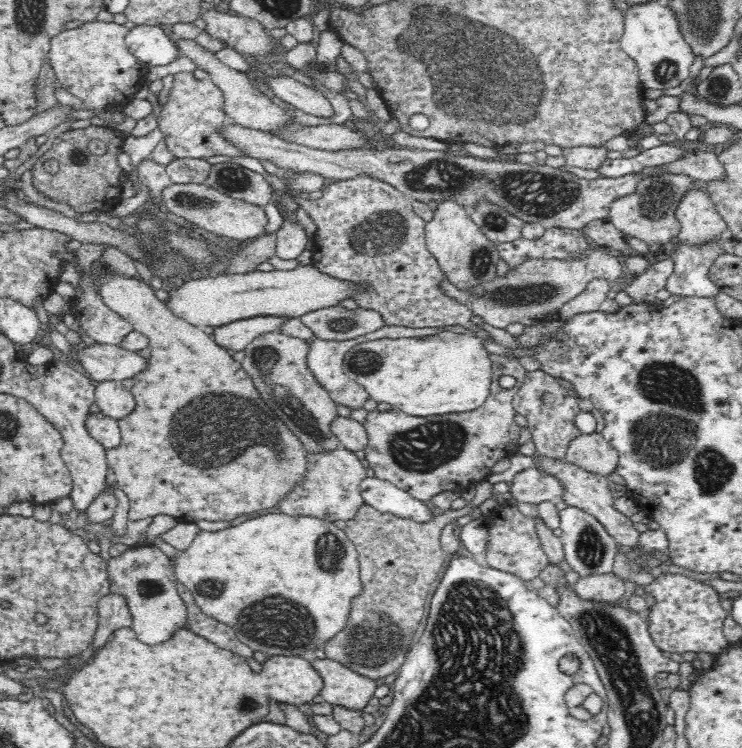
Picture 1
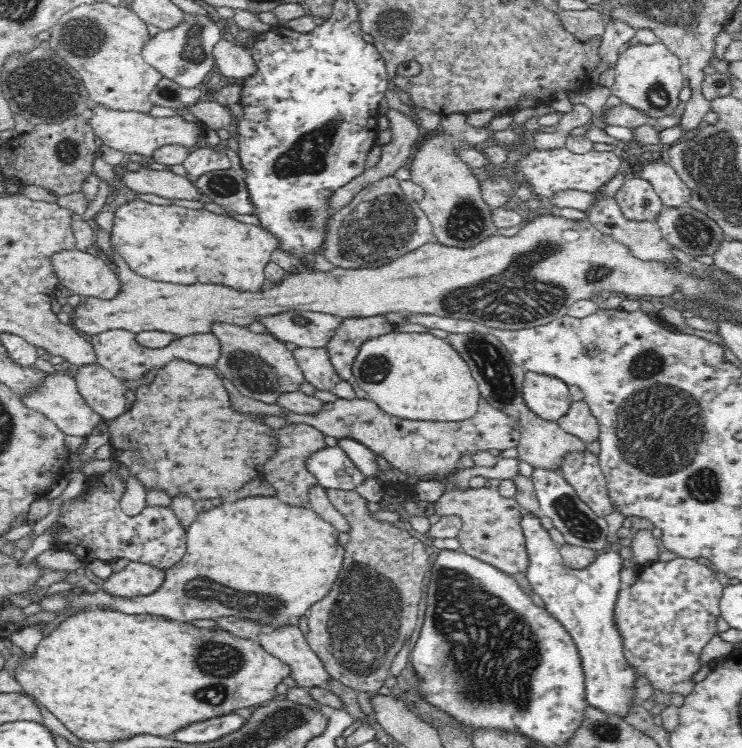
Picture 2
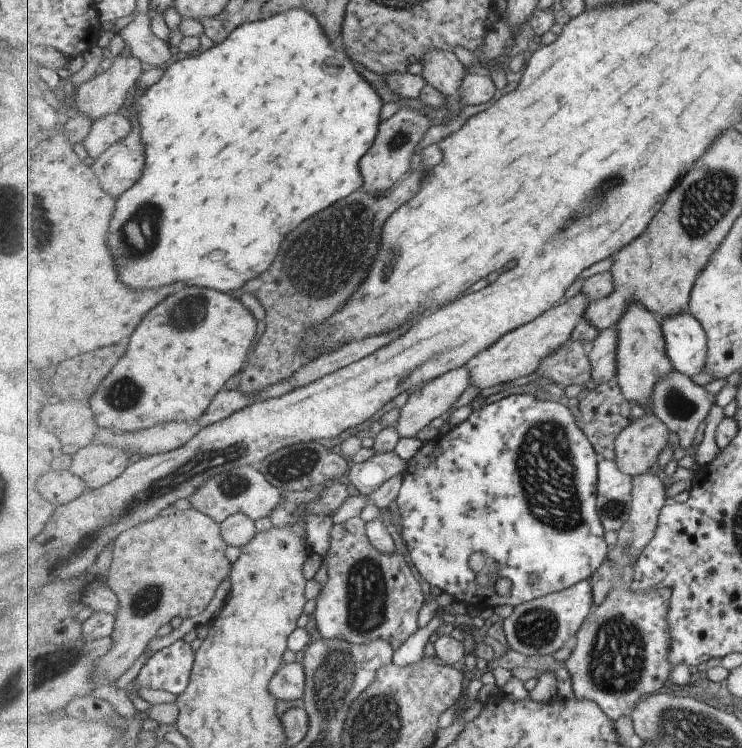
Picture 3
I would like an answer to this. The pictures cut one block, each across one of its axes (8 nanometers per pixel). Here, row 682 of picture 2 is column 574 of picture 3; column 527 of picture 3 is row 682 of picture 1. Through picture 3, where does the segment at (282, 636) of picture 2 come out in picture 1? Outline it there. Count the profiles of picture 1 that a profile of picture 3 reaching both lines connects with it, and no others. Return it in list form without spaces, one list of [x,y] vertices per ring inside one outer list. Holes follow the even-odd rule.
[[[314,659],[313,667],[323,678],[322,698],[330,705],[362,711],[374,697],[375,679],[362,676],[332,659]]]

